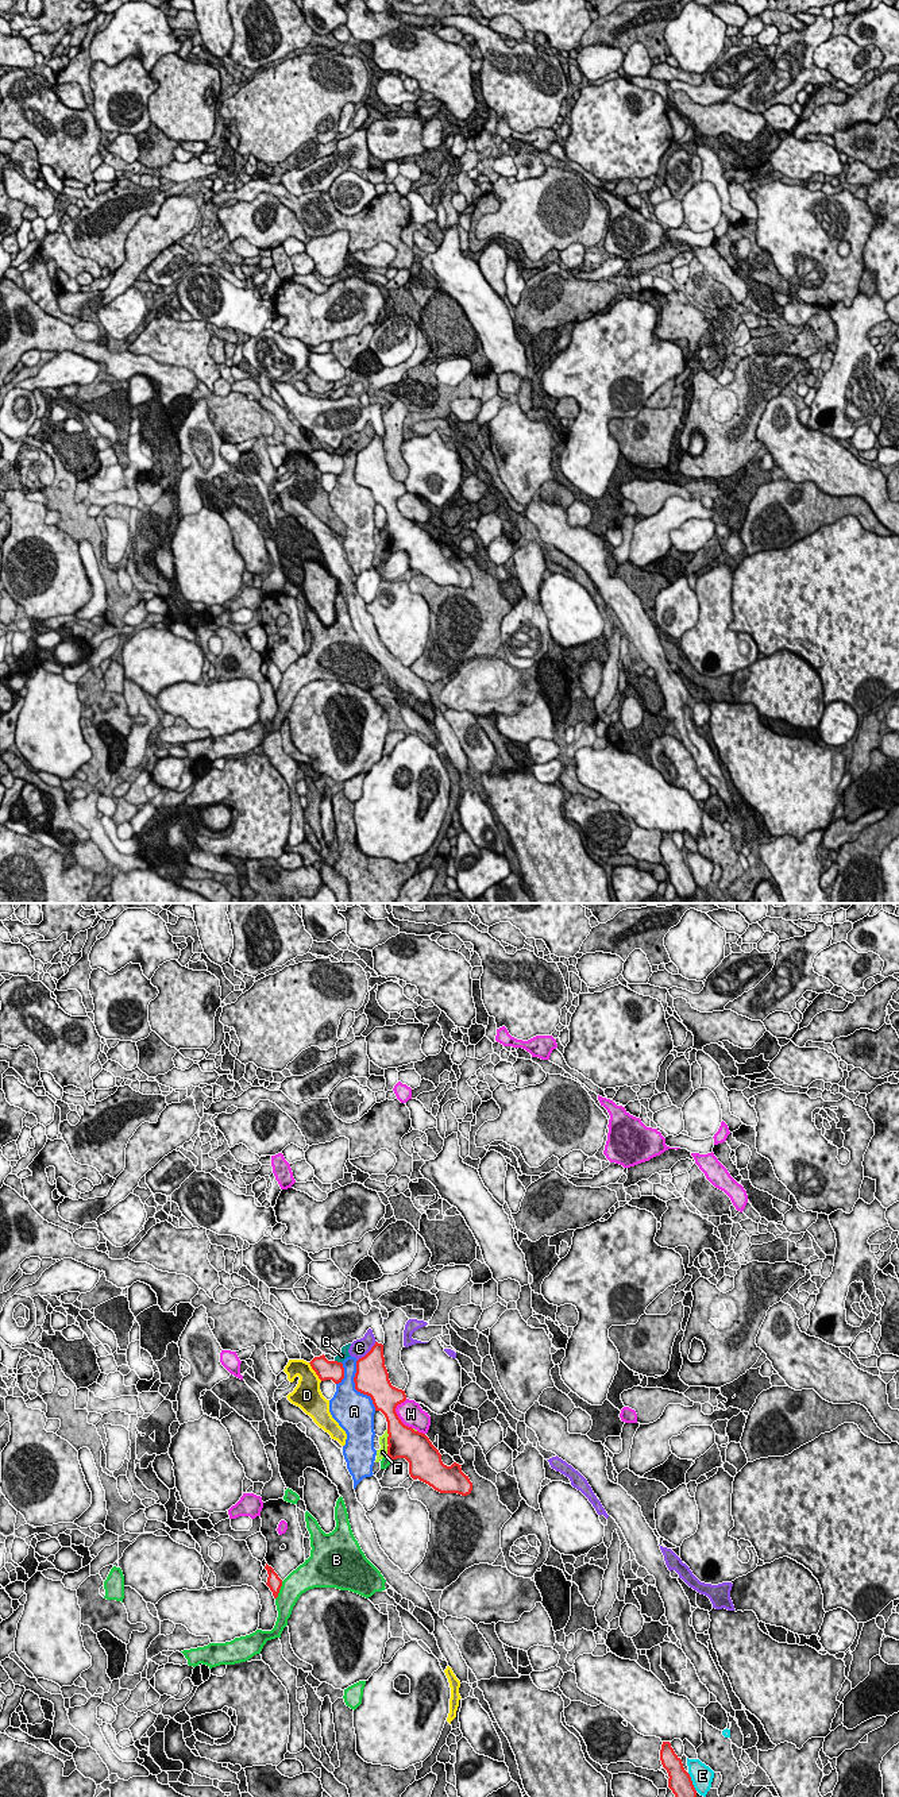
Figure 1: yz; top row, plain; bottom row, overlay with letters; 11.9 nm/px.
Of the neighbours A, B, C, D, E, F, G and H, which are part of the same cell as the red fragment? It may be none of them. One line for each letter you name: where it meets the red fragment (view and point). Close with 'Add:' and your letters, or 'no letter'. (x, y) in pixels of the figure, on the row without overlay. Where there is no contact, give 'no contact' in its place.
Add: no letter

